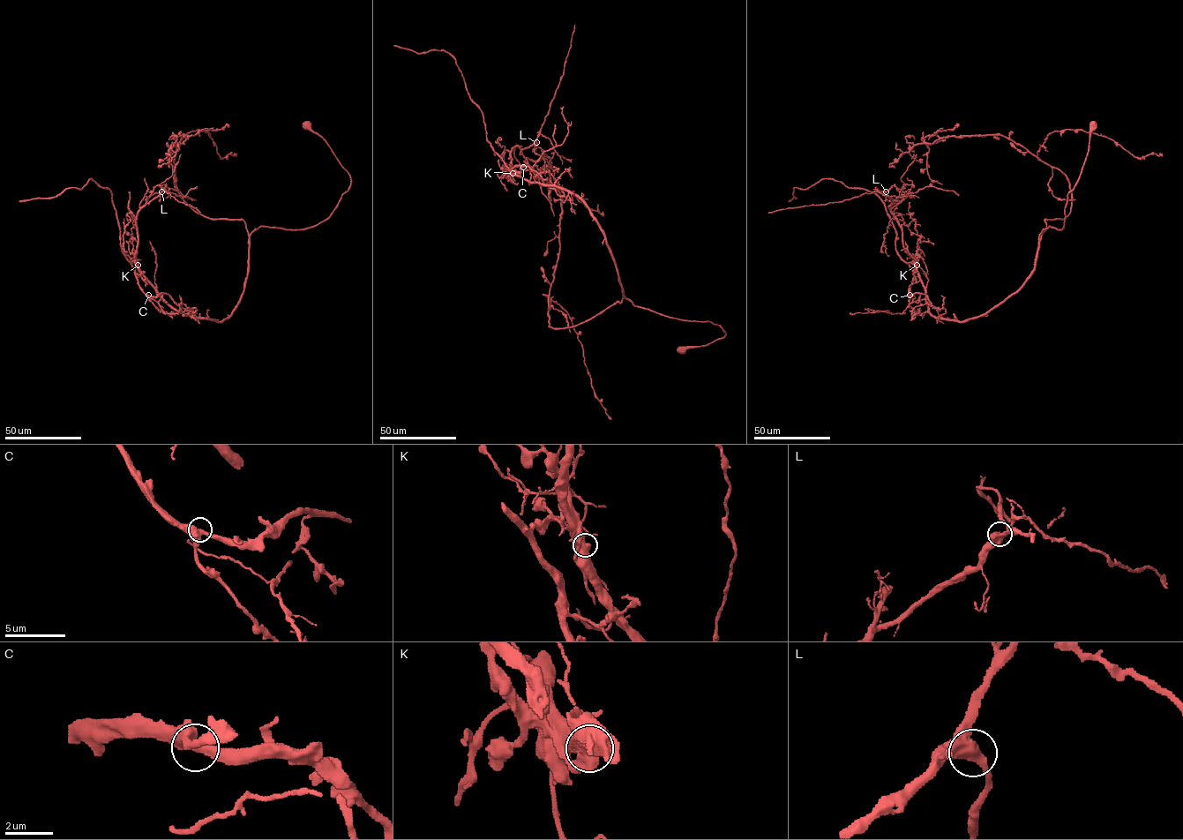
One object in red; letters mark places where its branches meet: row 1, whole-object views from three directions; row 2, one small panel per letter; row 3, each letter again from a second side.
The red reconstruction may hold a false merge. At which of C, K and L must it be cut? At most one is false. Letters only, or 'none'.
K

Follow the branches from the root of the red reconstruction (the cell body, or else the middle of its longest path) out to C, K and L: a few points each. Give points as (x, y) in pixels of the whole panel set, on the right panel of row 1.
C: (1093, 126), (1064, 227), (1040, 234), (1035, 270), (1016, 291), (962, 321), (915, 313), (909, 295)
K: (1093, 126), (1064, 227), (1040, 234), (1035, 270), (1016, 291), (978, 316), (939, 318), (929, 311), (917, 265)
L: (1093, 126), (1064, 227), (1040, 234), (1030, 277), (963, 321), (929, 311), (886, 191)

